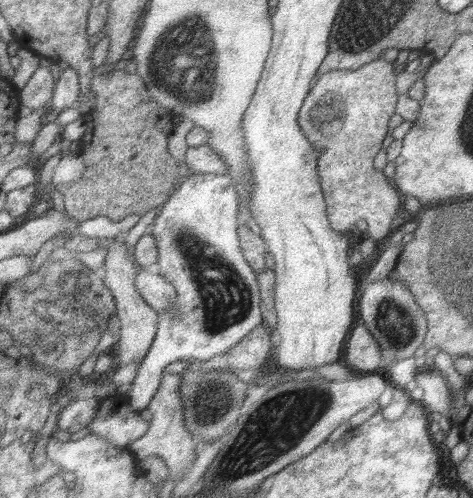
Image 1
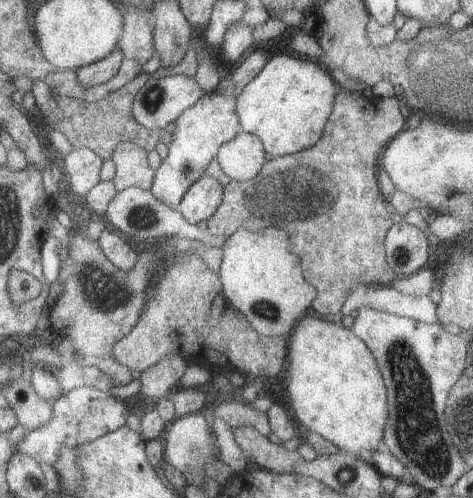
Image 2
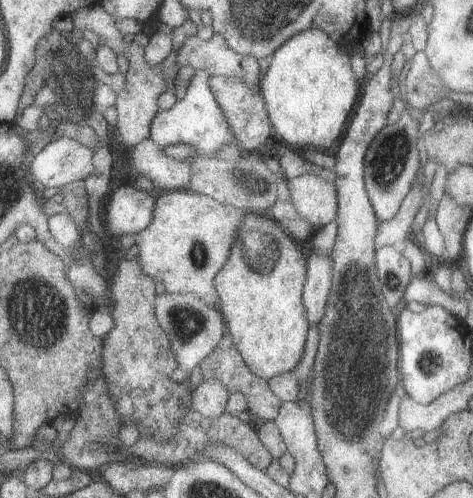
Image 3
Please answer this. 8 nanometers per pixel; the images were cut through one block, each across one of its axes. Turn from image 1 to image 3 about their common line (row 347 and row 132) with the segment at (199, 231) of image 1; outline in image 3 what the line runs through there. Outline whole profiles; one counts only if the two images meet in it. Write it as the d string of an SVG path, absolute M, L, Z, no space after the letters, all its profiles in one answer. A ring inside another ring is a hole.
M205 72L197 74L197 80L193 80L187 86L187 92L181 100L177 100L169 110L161 110L153 122L151 122L151 140L161 146L163 150L169 146L177 146L177 144L187 144L191 146L195 152L203 152L203 154L211 154L211 156L219 156L219 152L225 146L237 146L239 148L239 140L235 138L235 134L231 132L221 106L215 100L213 90L209 88L209 78Z

